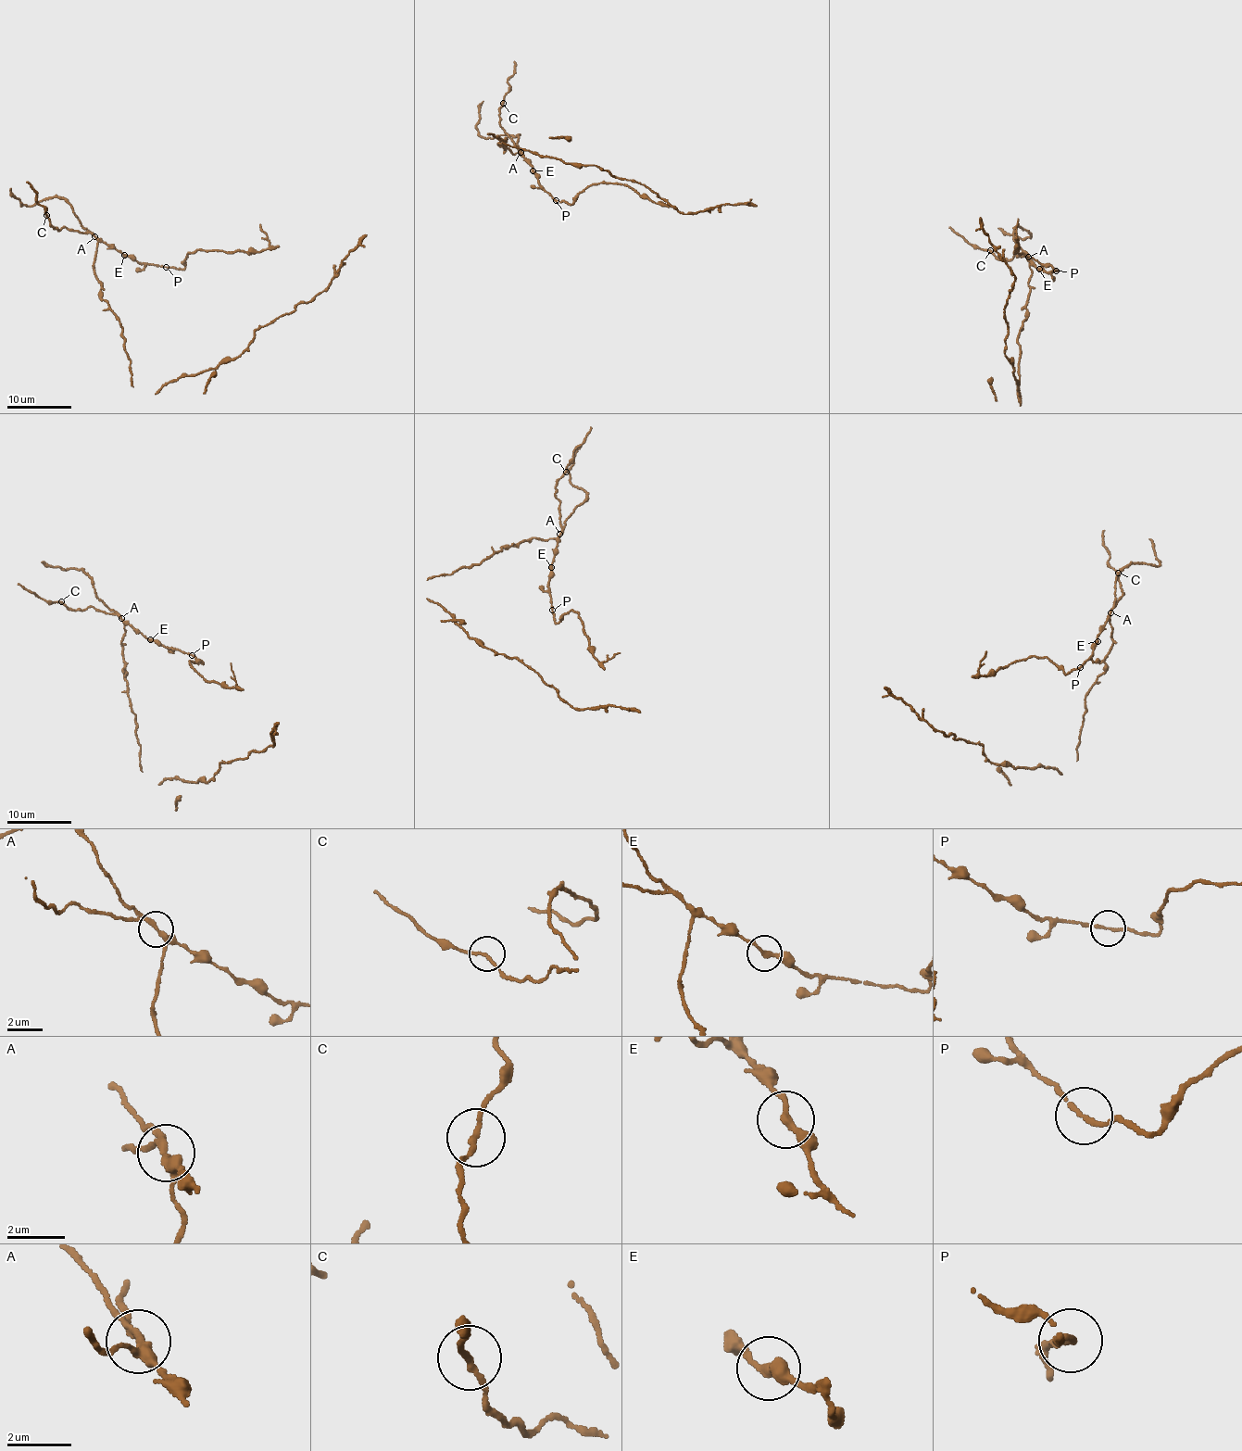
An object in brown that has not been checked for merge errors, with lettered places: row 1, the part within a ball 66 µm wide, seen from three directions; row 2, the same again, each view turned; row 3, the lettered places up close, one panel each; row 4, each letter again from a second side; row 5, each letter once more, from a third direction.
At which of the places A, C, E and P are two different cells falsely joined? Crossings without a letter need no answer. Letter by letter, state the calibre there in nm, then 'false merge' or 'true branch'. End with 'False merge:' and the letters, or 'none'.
A: 240 nm thick; false merge
C: 160 nm thick; true branch
E: 240 nm thick; true branch
P: 150 nm thick; false merge
False merge: A, P

